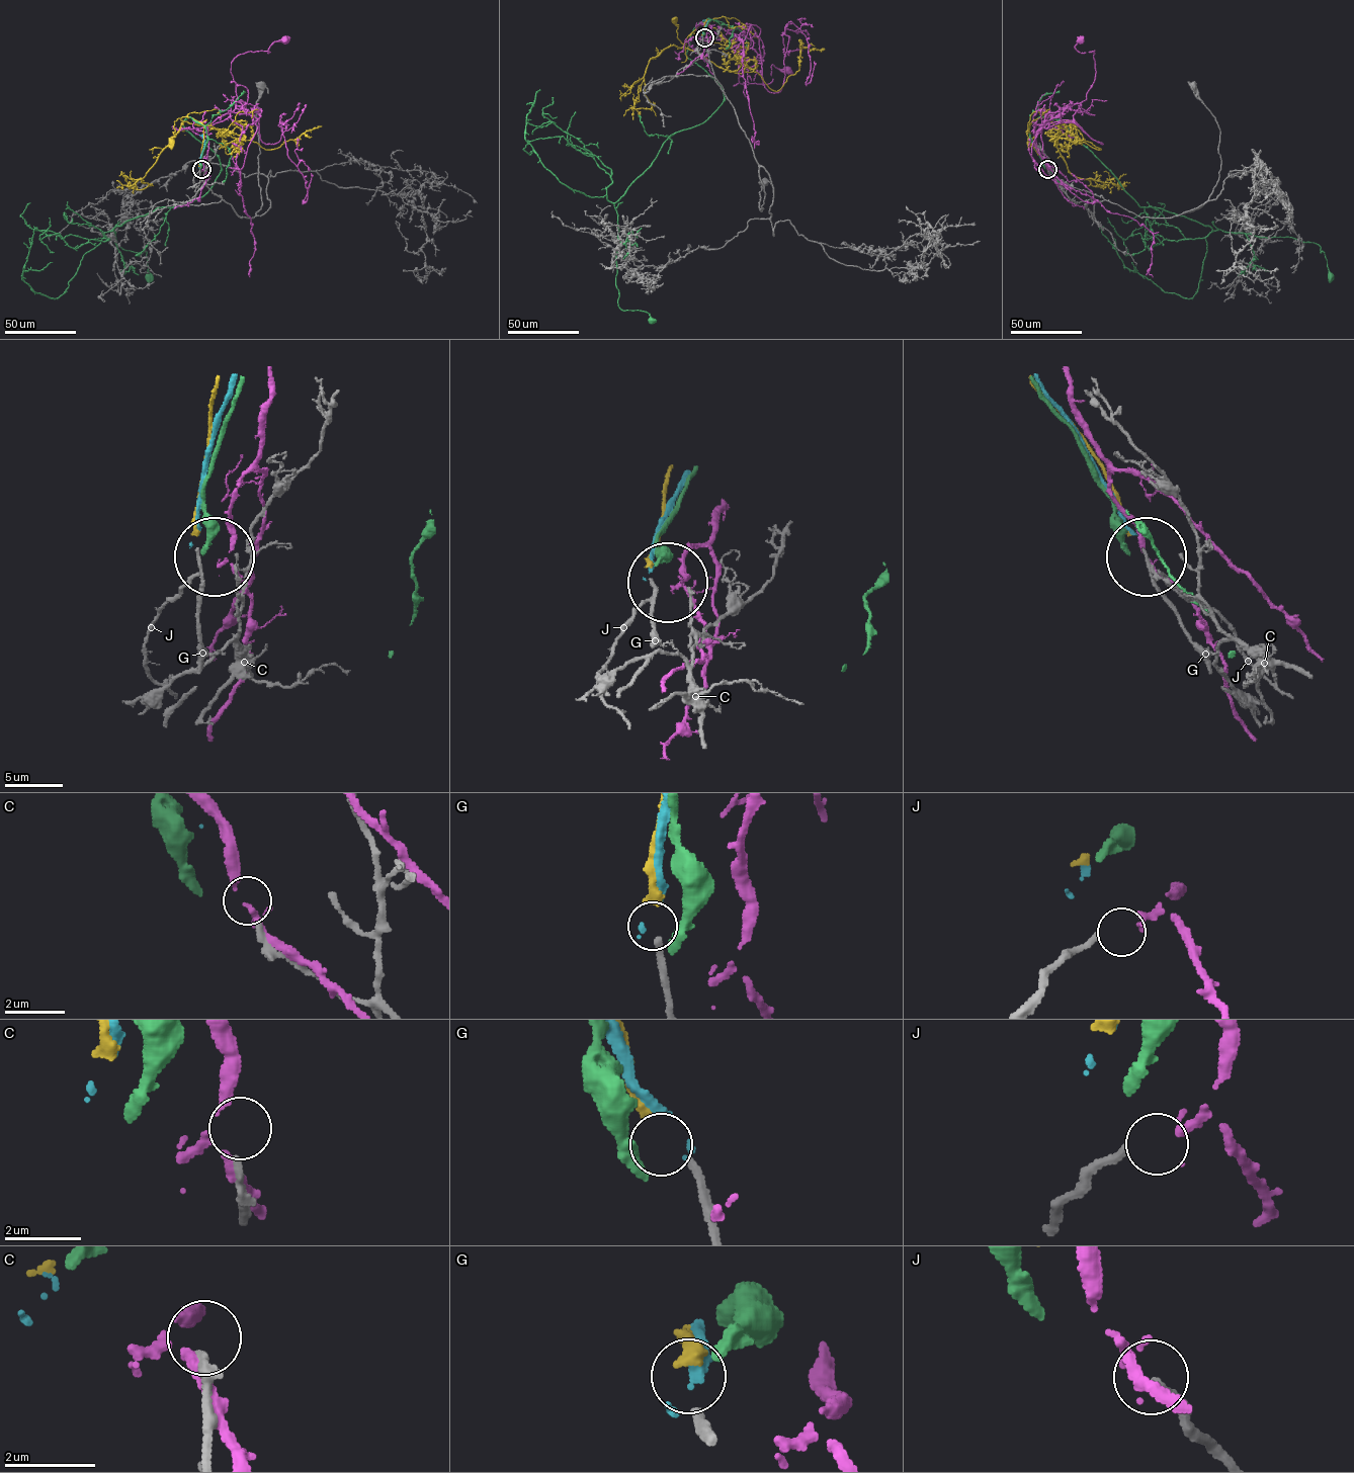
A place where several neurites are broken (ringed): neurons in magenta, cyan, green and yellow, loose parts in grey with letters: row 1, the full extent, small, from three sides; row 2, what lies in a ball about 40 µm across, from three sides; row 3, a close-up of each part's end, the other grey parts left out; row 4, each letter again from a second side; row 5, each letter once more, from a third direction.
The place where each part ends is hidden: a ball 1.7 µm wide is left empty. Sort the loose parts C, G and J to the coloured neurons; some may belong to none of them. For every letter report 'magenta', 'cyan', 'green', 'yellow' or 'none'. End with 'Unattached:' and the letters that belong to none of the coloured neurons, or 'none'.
C: none
G: yellow
J: magenta
Unattached: C

